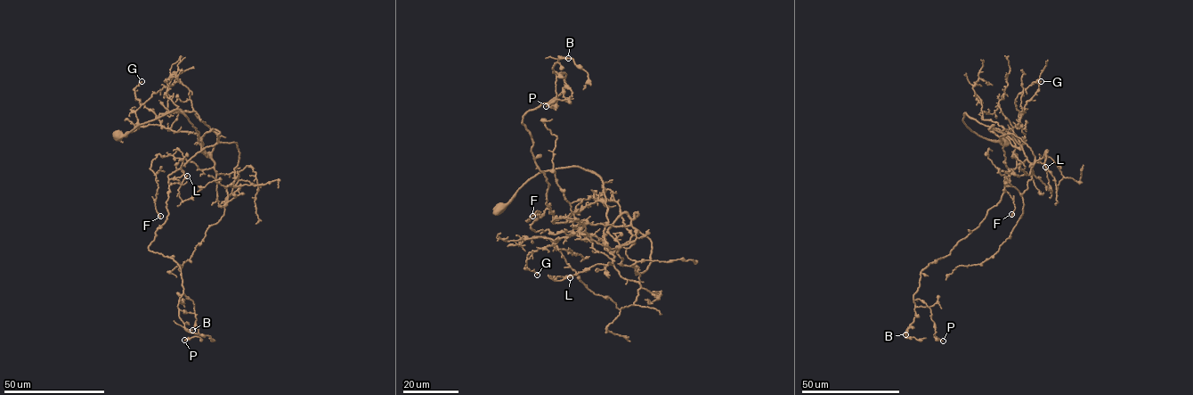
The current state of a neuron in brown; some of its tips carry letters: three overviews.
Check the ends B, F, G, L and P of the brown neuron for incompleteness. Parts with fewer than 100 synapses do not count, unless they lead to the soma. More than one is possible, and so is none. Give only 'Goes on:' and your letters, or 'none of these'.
Goes on: none of these

